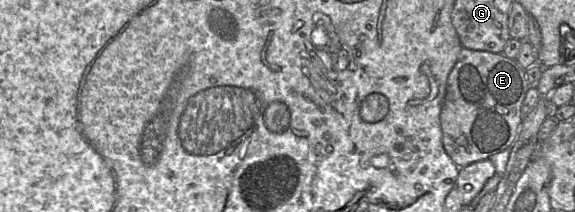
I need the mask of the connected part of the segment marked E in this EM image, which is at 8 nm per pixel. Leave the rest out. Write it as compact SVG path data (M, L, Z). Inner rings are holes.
M462 47L448 76L440 116L444 149L459 168L511 148L523 120L522 104L530 86L525 69L516 59Z

